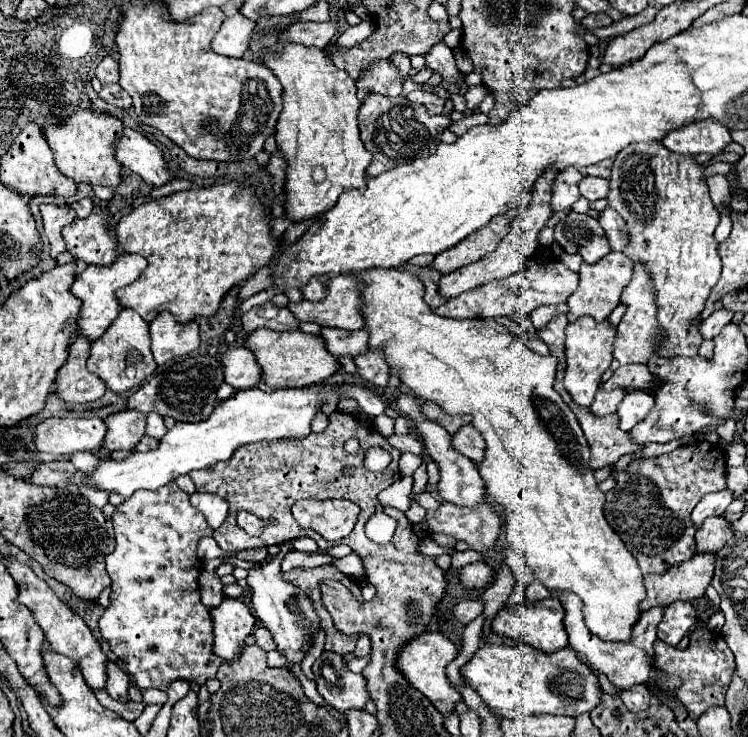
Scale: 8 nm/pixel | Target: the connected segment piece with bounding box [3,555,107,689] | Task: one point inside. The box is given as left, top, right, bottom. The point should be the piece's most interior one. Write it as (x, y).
(66, 631)

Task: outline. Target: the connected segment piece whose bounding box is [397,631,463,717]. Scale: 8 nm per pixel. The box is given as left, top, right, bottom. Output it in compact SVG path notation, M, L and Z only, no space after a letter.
M427 631L425 635L419 635L415 641L407 643L401 649L399 655L399 669L405 677L411 679L411 685L417 687L421 693L425 693L425 697L429 697L429 701L437 707L437 711L447 717L449 713L455 713L455 705L457 701L461 701L461 693L451 685L449 677L447 677L447 663L451 663L457 657L457 647L451 643L451 639L447 639L443 633L439 631Z

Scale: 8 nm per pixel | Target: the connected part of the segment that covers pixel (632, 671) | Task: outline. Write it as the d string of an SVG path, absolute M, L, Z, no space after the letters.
M559 593L559 599L563 603L565 609L565 629L569 635L569 645L587 659L589 665L593 665L597 671L605 673L607 679L619 689L619 691L627 691L637 683L647 683L651 679L651 661L653 661L653 643L657 639L657 625L663 617L665 607L653 607L641 613L639 623L633 627L633 635L631 641L627 643L607 643L601 641L599 637L593 637L593 633L589 633L589 629L585 629L583 623L583 613L581 613L581 599L575 593Z

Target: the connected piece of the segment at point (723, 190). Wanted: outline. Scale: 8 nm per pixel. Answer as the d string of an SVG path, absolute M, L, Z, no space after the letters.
M711 175L709 177L709 191L711 191L711 199L713 199L713 203L717 205L717 209L721 211L721 207L725 205L725 203L729 203L731 201L731 193L729 193L729 181L727 181L727 177L725 175Z

